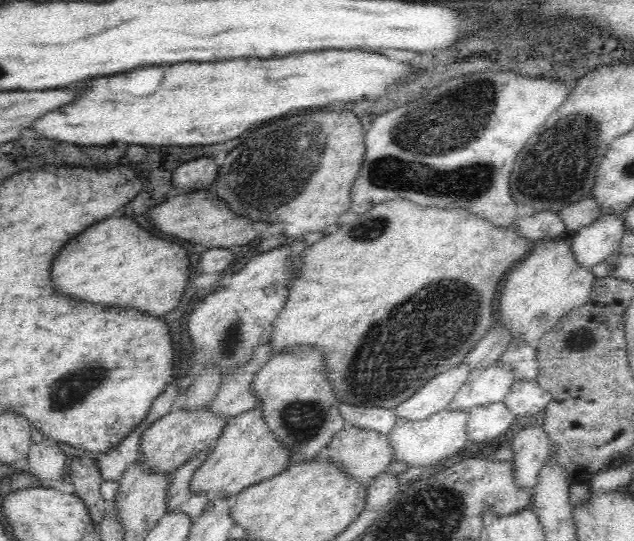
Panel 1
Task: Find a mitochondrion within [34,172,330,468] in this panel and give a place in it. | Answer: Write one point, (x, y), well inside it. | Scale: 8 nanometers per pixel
(74, 387)

